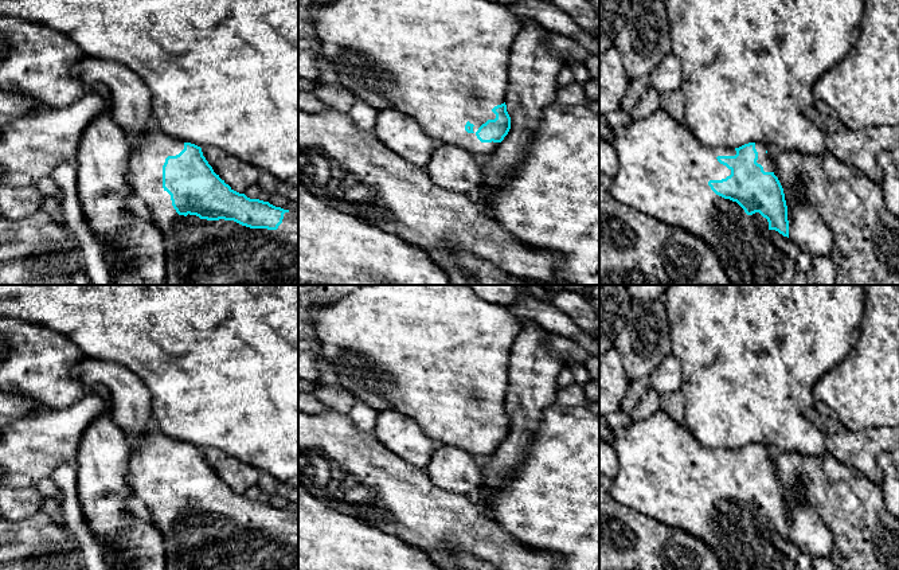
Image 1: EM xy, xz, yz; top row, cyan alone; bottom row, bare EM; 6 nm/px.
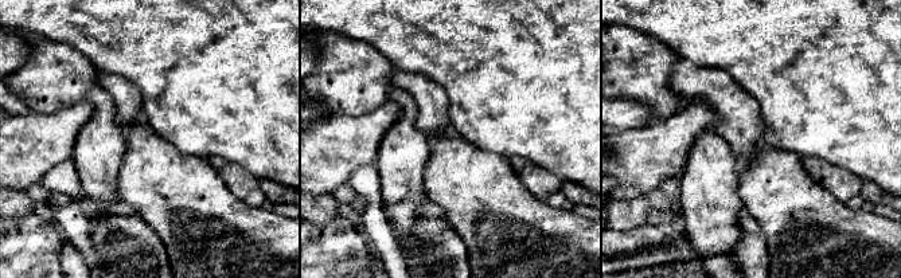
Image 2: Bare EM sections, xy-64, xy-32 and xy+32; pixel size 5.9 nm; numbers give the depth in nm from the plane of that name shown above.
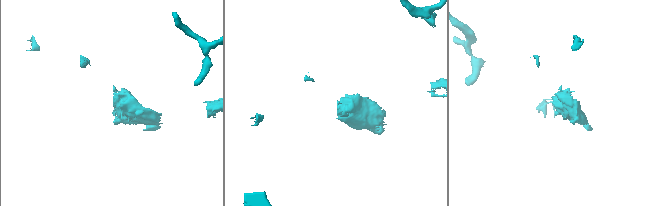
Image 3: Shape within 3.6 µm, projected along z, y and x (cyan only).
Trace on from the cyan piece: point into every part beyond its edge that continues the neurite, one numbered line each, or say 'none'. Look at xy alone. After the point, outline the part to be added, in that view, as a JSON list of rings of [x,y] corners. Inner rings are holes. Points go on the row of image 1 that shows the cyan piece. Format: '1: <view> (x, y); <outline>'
1: xy (199, 252); [[[159,129],[130,136],[132,153],[128,163],[128,183],[152,215],[152,222],[164,237],[167,251],[165,285],[298,285],[298,208],[284,214],[277,230],[250,229],[234,220],[207,220],[196,215],[179,215],[171,195],[163,188],[163,165],[168,156],[184,149],[184,141],[176,140]]]

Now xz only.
1: xz (442, 62); [[[333,0],[313,5],[308,9],[320,39],[320,51],[331,62],[345,85],[356,98],[363,99],[376,110],[394,109],[413,117],[423,132],[437,144],[449,144],[462,148],[473,155],[493,153],[499,142],[481,142],[476,132],[488,120],[495,120],[492,109],[505,102],[508,87],[508,63],[513,42],[521,28],[523,17],[519,17],[505,5],[490,0]]]

